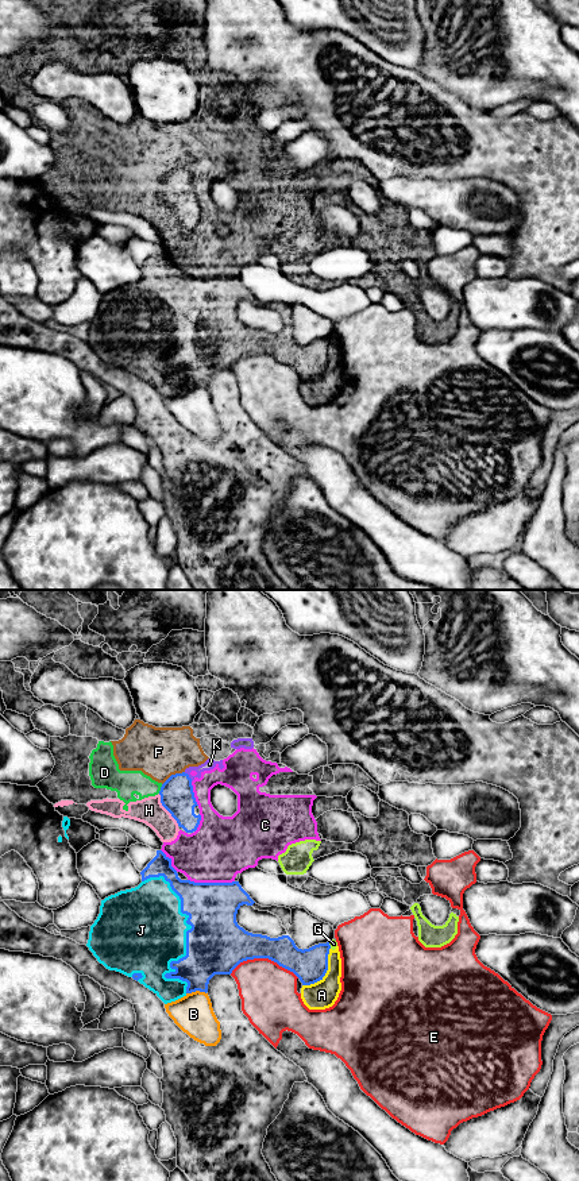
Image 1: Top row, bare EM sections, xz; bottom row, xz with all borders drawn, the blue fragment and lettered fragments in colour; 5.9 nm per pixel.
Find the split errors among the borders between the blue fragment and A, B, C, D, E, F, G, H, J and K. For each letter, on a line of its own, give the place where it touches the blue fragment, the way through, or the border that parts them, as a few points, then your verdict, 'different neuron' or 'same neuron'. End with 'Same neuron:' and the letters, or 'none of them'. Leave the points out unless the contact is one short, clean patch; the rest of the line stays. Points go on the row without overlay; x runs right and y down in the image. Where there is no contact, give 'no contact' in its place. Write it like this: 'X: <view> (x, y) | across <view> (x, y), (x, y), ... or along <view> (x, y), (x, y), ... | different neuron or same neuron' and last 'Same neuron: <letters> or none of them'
A: xz (325, 367) | along xz (329, 343), (327, 367), (319, 375), (302, 381) | different neuron
B: xz (196, 385) | different neuron
C: xz (211, 278) | different neuron
D: xz (161, 184) | along xz (162, 180), (158, 188) | different neuron
E: xz (265, 352) | different neuron
F: xz (173, 170) | along xz (184, 166), (173, 169), (162, 180) | different neuron
G: xz (329, 340) | along xz (328, 338), (331, 343) | different neuron
H: xz (166, 204) | along xz (158, 189), (161, 200), (178, 220) | different neuron
J: xz (186, 331) | same neuron
K: xz (188, 172) | along xz (184, 168), (192, 176) | different neuron
Same neuron: J

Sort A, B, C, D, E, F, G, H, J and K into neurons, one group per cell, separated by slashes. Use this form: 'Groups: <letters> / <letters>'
Groups: A C D F G H K / B / E / J

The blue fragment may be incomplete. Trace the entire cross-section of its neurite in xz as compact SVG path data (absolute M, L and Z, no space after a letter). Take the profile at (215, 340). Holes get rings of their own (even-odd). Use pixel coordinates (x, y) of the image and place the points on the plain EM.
M162 246L140 267L142 278L101 296L100 309L90 321L86 341L100 359L120 367L153 386L165 400L188 389L208 387L215 370L231 370L243 356L269 354L293 367L302 381L314 379L328 366L331 340L298 344L289 331L270 333L252 329L236 317L238 305L255 297L232 278L181 275Z

